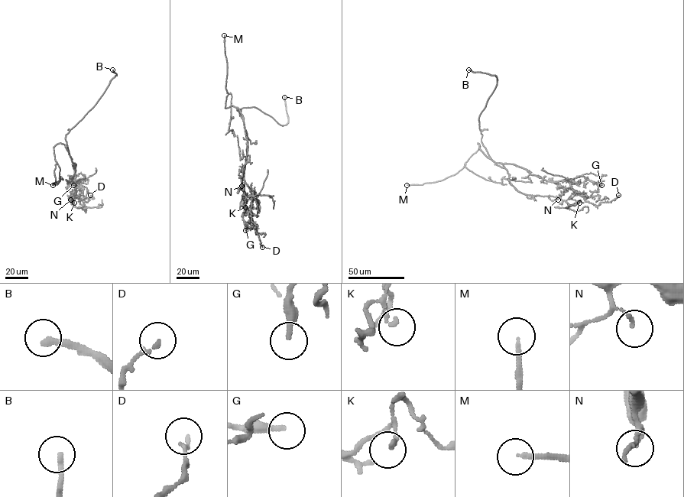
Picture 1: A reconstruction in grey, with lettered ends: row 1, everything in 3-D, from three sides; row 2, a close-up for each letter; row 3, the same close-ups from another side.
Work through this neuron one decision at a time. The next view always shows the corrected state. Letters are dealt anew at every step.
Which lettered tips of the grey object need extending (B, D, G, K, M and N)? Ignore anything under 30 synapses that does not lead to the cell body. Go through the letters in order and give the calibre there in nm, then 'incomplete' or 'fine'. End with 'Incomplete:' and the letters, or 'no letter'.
B: 240 nm thick; incomplete
D: 140 nm thick; fine
G: 240 nm thick; fine
K: 160 nm thick; fine
M: 180 nm thick; incomplete
N: 100 nm thick; fine
Incomplete: B, M

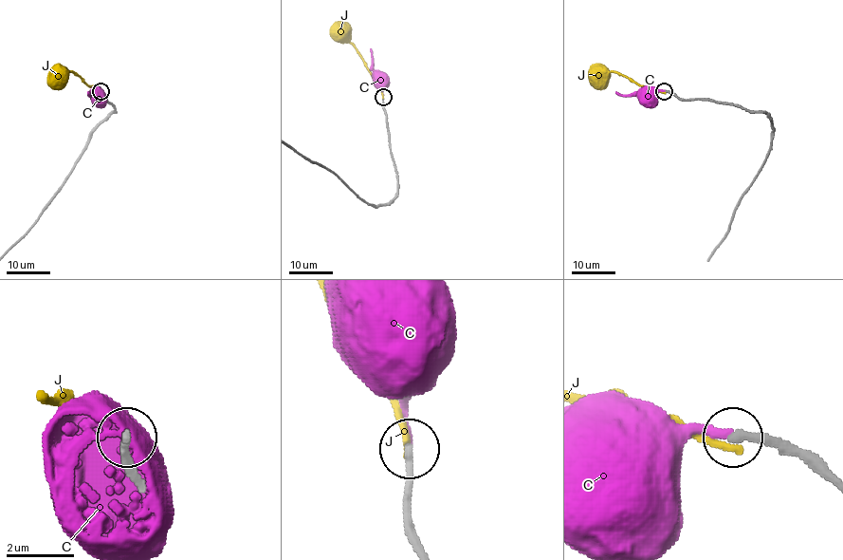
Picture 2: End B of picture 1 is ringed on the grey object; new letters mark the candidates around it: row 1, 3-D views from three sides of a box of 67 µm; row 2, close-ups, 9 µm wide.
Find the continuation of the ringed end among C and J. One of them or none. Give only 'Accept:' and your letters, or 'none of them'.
Accept: C

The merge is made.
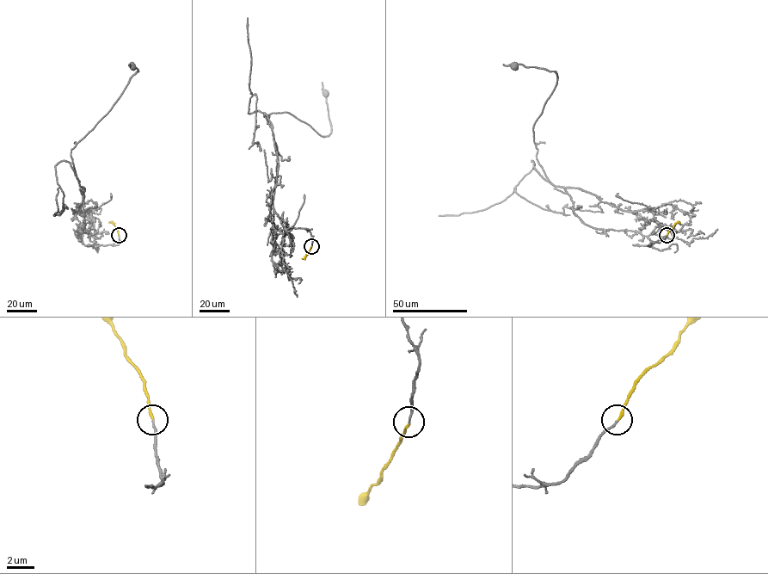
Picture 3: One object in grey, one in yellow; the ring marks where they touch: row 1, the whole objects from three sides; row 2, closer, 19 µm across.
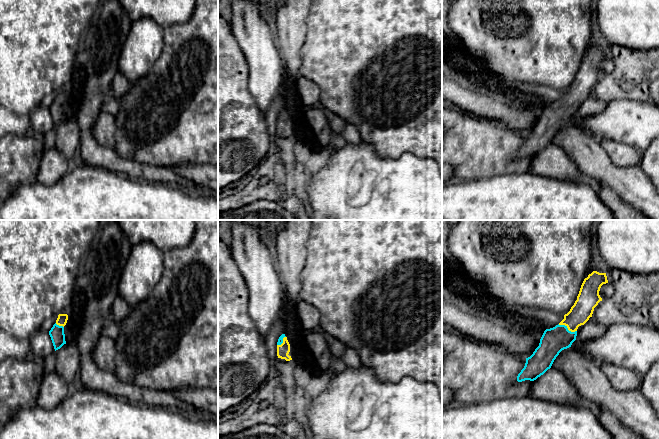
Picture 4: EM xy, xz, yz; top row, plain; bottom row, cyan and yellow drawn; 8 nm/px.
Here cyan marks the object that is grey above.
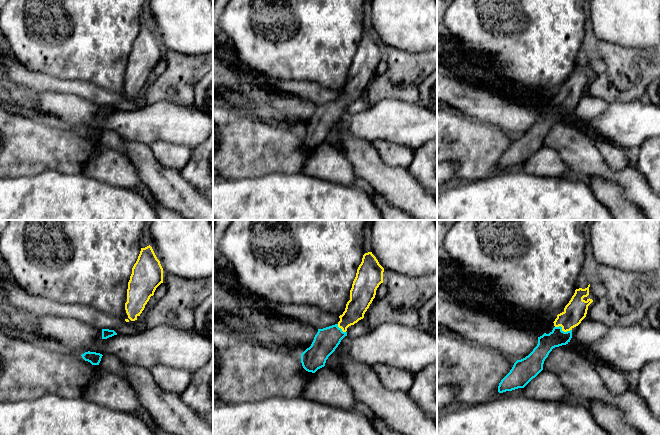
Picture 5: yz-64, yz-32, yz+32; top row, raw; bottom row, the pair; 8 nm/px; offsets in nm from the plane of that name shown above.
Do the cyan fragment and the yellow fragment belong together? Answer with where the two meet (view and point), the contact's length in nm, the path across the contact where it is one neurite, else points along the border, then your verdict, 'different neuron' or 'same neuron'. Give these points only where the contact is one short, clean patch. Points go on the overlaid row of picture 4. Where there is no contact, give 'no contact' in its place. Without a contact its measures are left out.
meets cyan in yz at (567, 328); contact 160 nm long; runs through yz (554, 340), (567, 328), (582, 310); same neuron

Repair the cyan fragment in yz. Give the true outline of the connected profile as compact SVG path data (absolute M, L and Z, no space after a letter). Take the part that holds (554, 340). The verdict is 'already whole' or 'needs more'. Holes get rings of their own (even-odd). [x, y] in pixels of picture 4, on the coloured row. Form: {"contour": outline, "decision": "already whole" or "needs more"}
{"contour": "M593 271L584 279L577 300L564 319L555 327L546 329L539 346L526 358L524 368L517 376L517 381L534 381L551 368L559 353L571 347L576 340L577 329L592 317L594 308L602 298L599 295L603 284L608 283L606 273Z", "decision": "needs more"}

